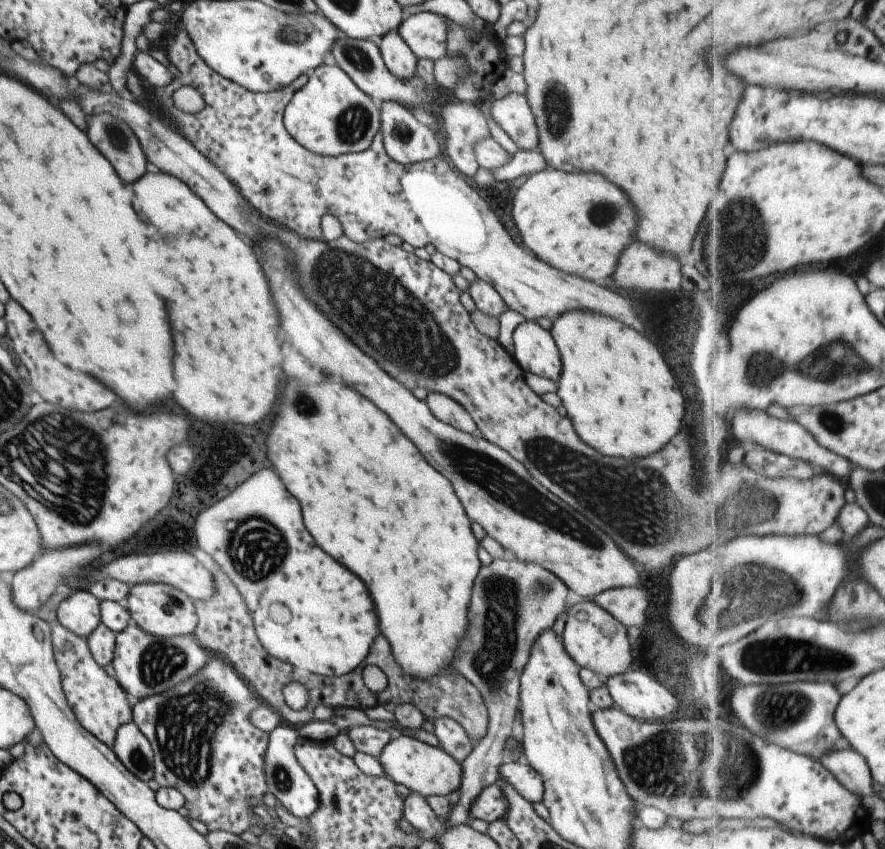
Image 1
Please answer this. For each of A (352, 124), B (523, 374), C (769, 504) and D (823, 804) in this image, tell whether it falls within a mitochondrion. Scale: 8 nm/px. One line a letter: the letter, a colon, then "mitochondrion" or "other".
A: mitochondrion
B: other
C: mitochondrion
D: other

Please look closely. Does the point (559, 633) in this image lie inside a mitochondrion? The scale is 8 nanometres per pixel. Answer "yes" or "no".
no

